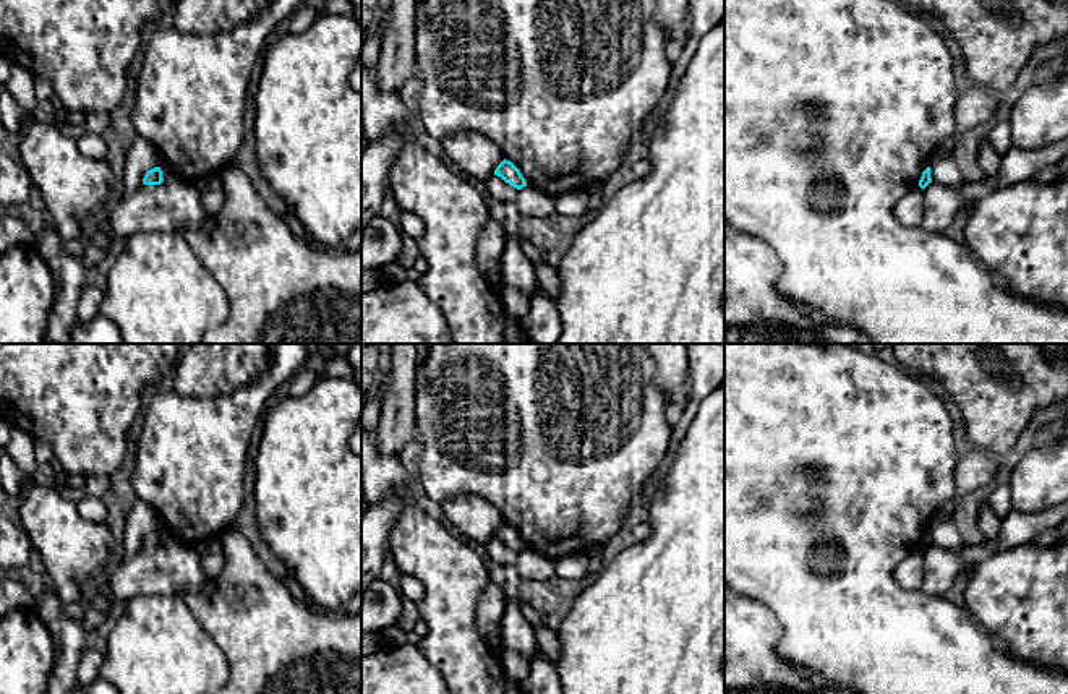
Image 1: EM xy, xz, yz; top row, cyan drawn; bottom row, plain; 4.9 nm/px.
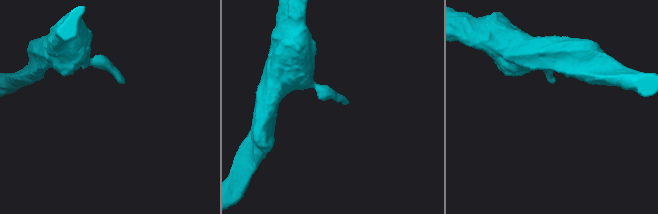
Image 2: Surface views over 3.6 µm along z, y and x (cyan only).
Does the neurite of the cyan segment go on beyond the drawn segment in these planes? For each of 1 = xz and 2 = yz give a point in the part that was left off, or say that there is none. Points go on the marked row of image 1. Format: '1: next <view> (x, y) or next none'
1: next none
2: next none

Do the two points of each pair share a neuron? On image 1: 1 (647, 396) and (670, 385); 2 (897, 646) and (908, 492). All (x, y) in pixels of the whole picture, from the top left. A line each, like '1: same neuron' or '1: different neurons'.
1: different neurons
2: same neuron

